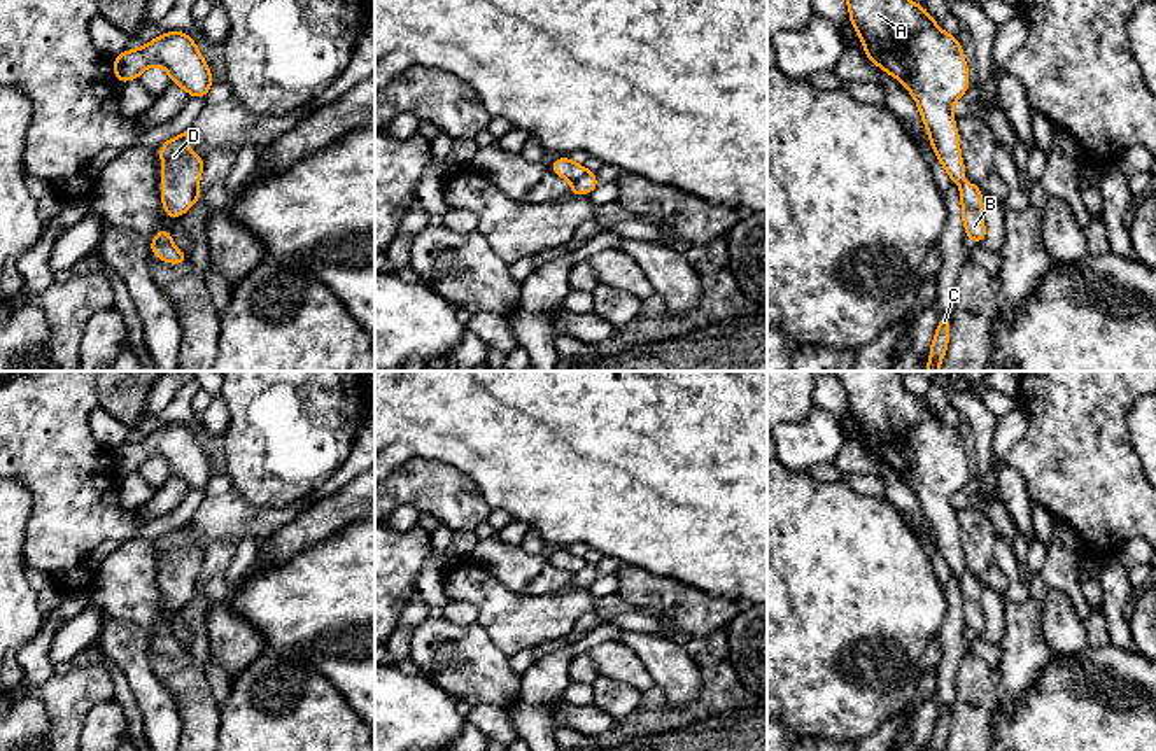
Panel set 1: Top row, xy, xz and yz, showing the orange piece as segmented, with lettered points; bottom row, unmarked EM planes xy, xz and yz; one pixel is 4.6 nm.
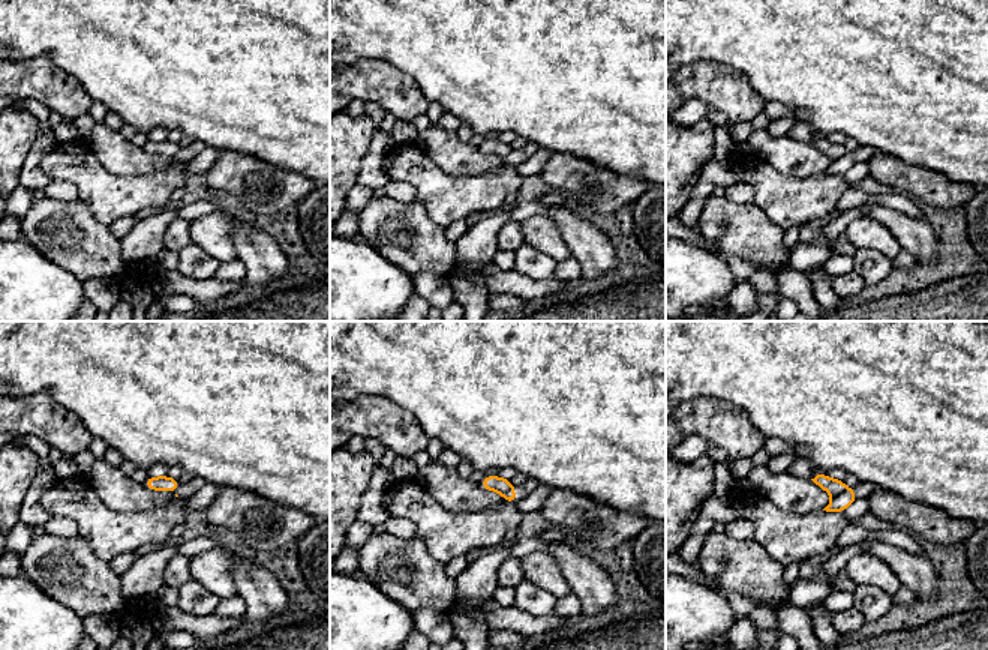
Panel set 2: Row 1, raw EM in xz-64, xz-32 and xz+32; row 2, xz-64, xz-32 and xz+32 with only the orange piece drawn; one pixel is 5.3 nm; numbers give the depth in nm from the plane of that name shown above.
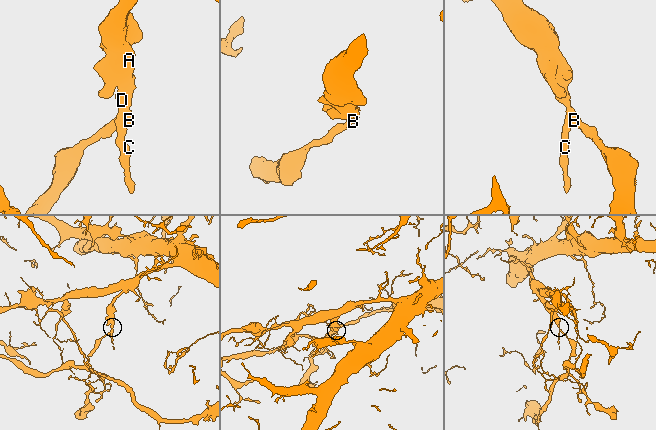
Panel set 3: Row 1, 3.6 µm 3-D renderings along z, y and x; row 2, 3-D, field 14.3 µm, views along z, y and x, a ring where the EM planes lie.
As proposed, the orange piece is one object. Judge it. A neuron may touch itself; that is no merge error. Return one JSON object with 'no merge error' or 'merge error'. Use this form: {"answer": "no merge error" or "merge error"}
{"answer": "merge error"}

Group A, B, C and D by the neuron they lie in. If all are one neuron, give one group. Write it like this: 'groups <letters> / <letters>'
groups A C D / B

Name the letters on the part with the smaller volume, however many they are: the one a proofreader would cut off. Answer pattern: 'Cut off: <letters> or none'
Cut off: B

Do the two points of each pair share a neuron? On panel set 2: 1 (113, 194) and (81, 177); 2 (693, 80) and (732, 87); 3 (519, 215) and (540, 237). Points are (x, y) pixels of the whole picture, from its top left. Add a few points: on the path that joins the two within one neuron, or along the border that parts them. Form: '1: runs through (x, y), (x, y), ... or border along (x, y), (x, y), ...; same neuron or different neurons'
1: runs through (105, 194), (89, 177); same neuron
2: runs through (702, 80), (723, 87); same neuron
3: border along (544, 213), (528, 216), (519, 222); different neurons

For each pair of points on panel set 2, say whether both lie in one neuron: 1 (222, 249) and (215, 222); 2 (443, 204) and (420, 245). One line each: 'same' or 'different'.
1: same
2: different

